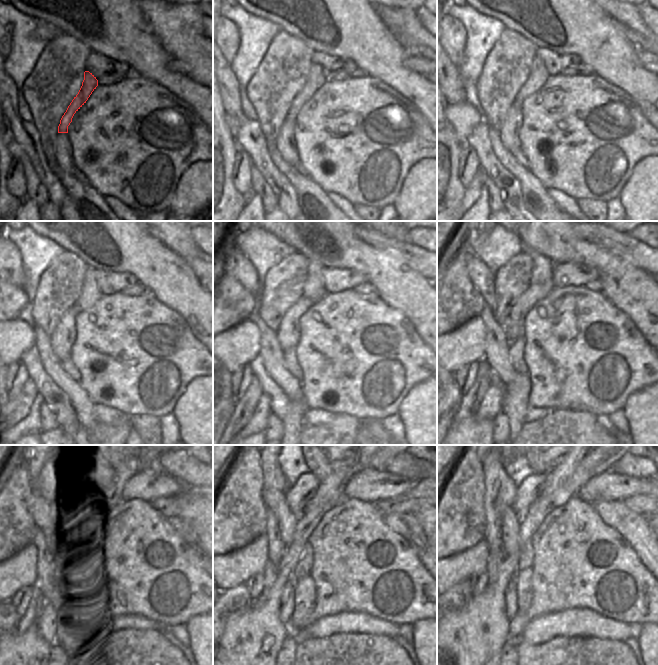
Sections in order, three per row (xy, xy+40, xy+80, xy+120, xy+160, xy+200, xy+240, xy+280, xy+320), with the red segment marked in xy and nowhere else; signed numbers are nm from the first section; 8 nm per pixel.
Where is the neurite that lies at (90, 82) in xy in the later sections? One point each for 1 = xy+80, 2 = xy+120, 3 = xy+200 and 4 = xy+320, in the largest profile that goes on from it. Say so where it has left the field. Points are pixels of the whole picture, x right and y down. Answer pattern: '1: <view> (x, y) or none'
1: xy+80 (538, 75)
2: xy+120 (90, 293)
3: xy+200 (542, 267)
4: xy+320 (536, 465)

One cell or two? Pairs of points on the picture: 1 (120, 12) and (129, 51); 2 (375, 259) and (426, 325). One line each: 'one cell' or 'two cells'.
1: one cell
2: one cell

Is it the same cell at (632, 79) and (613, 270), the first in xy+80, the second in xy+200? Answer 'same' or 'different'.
same

